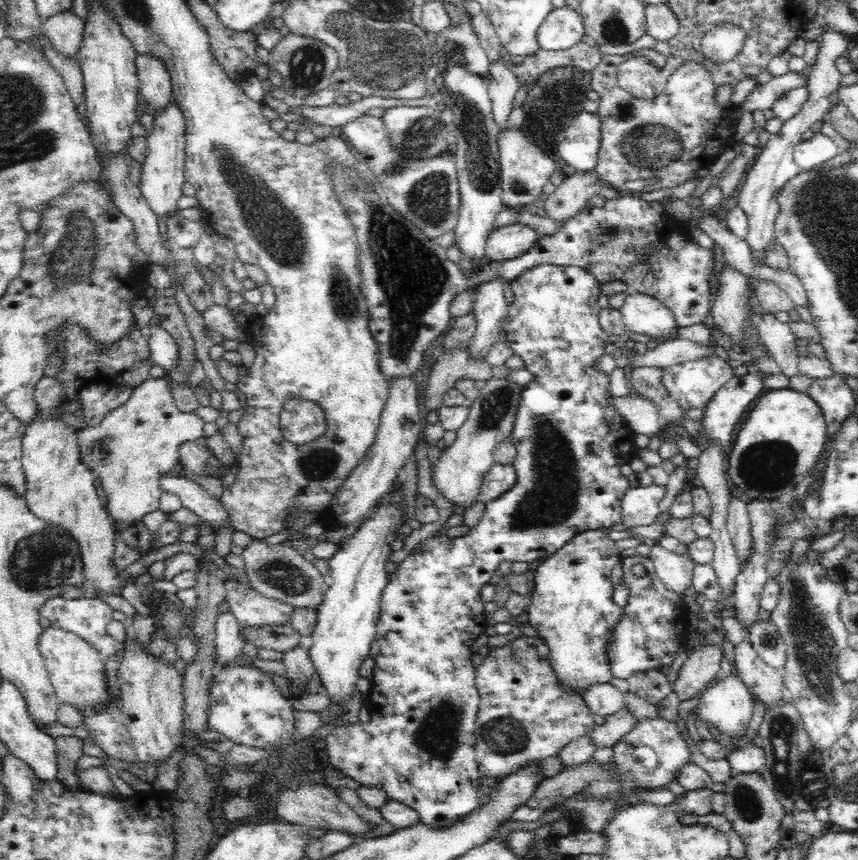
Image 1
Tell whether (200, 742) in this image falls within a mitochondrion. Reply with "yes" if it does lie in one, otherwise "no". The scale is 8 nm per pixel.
no

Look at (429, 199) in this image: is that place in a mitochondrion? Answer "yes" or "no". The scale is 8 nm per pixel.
yes

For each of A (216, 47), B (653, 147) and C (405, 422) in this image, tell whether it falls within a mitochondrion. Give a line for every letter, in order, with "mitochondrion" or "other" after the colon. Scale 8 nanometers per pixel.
A: other
B: mitochondrion
C: other

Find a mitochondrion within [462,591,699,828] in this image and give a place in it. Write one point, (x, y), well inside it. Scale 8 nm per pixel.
(508, 736)

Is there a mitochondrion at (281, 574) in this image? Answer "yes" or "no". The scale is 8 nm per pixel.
yes

